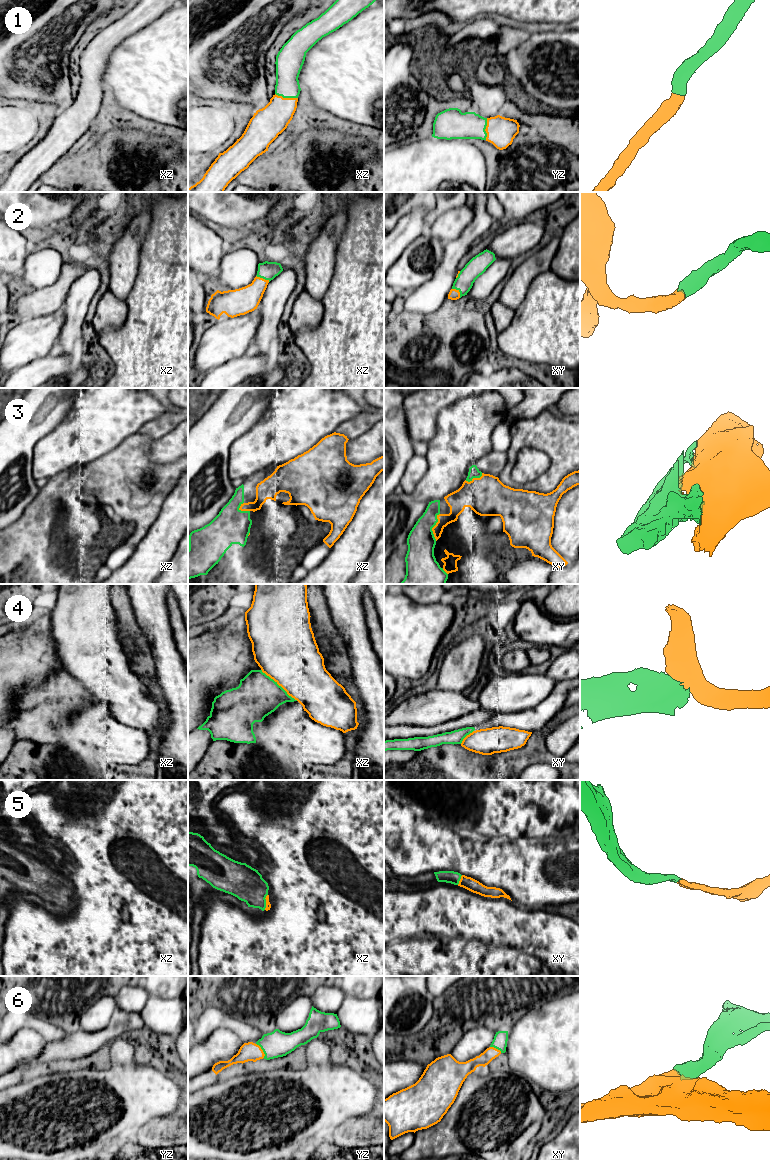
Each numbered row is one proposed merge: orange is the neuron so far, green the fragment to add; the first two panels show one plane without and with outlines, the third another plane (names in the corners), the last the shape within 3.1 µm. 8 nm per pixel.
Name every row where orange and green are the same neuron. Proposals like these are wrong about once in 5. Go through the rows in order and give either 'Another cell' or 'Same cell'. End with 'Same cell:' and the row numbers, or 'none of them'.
1: Same cell
2: Same cell
3: Same cell
4: Another cell
5: Same cell
6: Same cell
Same cell: 1, 2, 3, 5, 6

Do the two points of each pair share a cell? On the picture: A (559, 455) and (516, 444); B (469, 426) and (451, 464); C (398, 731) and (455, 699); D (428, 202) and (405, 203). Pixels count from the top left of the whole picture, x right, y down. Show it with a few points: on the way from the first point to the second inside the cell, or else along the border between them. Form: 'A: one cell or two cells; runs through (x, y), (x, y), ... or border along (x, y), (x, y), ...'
A: one cell; runs through (548, 444), (545, 441), (527, 441)
B: one cell; runs through (463, 435), (459, 442), (459, 451), (455, 455)
C: two cells; border along (434, 724), (397, 724), (394, 726)
D: one cell; runs through (422, 202), (411, 202)

